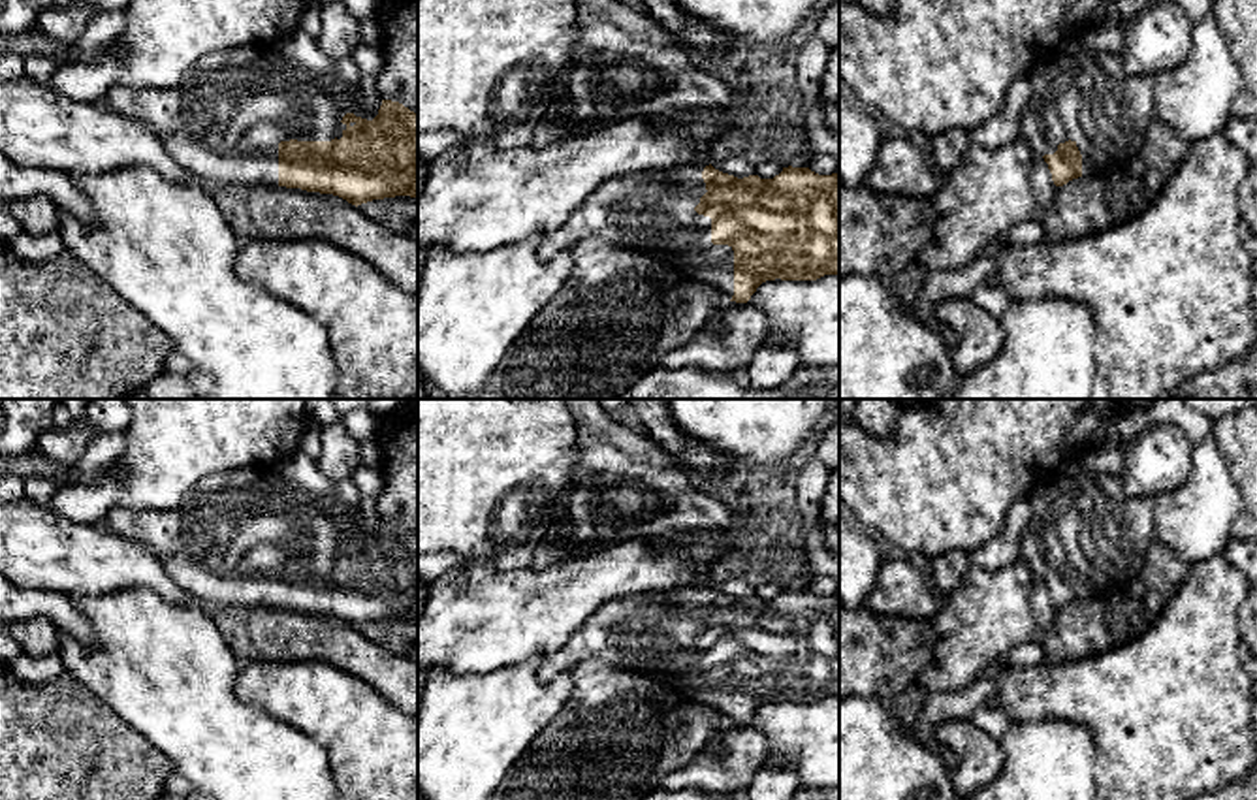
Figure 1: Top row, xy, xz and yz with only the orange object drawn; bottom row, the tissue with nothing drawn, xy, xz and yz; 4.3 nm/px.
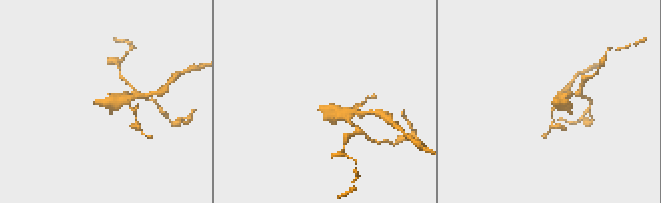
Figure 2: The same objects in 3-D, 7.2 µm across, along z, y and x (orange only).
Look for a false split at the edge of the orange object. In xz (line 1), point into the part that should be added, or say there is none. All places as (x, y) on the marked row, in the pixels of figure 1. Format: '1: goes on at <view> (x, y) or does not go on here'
1: goes on at xz (653, 213)

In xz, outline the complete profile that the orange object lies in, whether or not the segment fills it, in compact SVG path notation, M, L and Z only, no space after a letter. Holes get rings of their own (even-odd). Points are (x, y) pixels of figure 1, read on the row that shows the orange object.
M709 164L615 177L602 183L557 230L542 233L536 252L546 260L593 237L645 252L719 288L726 299L747 303L766 280L817 280L824 275L839 275L839 175L819 175L809 168L788 166L773 179L758 175L738 179Z

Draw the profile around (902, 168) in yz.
M903 134L883 139L866 184L881 194L931 198L943 186L931 154L913 145Z

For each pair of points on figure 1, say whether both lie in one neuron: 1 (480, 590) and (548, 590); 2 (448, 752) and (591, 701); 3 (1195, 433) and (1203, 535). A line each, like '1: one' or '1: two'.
1: one
2: two
3: two

